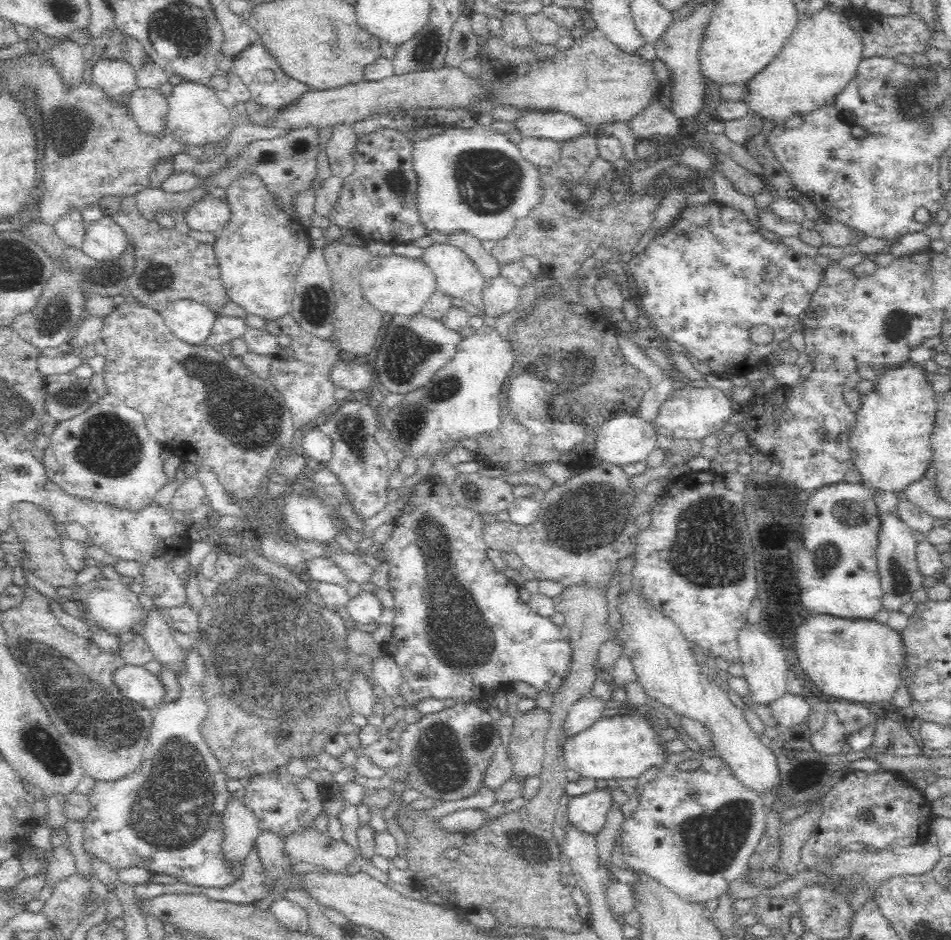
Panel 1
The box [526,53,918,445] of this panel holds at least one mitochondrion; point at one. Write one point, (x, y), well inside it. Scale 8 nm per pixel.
(897, 323)

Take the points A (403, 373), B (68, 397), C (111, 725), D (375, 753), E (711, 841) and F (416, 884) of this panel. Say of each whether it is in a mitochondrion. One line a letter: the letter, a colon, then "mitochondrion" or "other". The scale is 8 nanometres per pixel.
A: mitochondrion
B: mitochondrion
C: mitochondrion
D: other
E: mitochondrion
F: other

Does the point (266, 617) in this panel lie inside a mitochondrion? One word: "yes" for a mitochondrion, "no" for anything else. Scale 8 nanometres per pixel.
yes

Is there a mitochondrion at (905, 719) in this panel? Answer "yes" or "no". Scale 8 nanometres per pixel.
no

